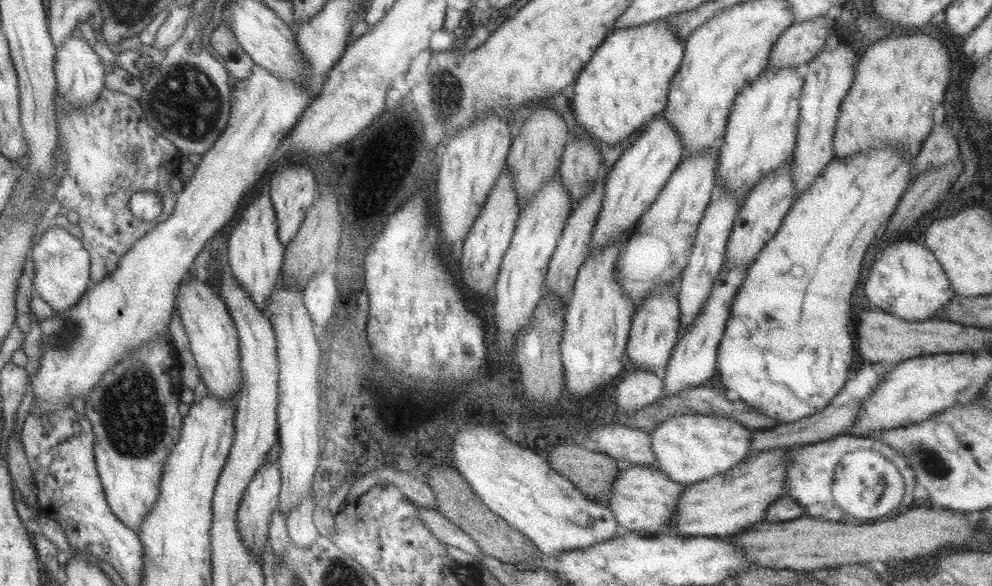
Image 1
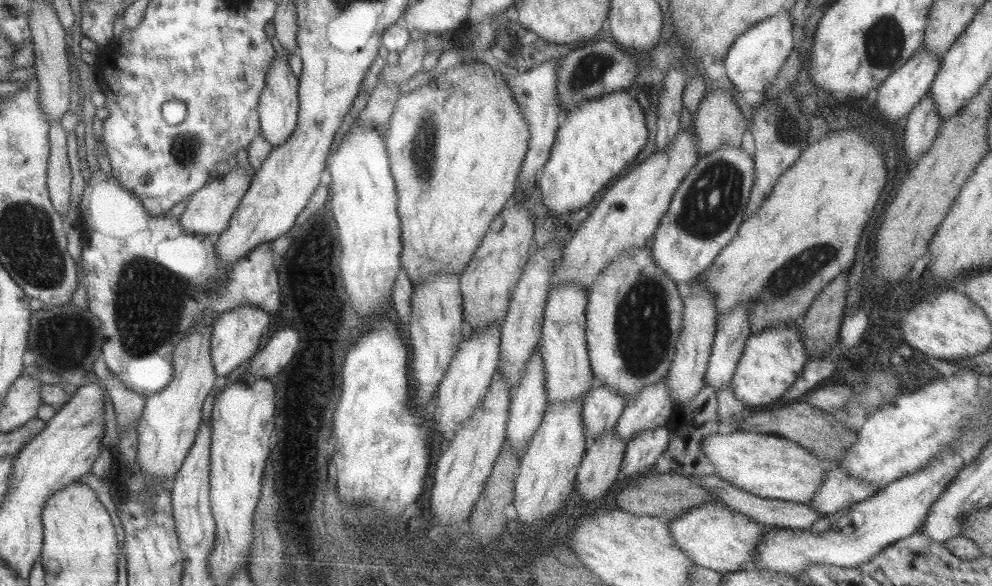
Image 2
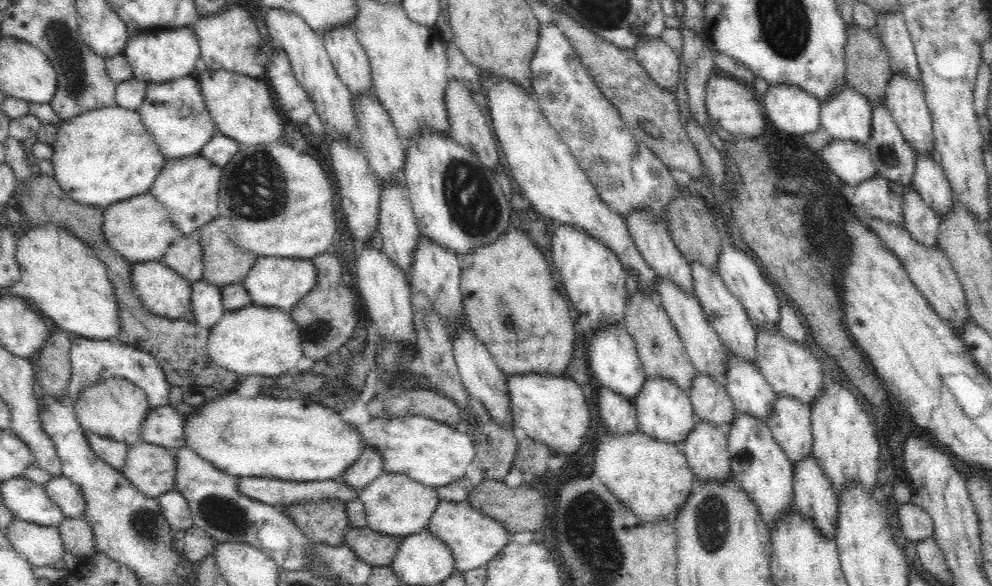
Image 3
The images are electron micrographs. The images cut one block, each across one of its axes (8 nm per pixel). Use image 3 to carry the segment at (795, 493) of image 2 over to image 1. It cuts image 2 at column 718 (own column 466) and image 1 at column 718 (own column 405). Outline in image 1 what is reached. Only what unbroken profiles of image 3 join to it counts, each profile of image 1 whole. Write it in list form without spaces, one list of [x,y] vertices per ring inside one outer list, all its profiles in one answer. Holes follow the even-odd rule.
[[[691,413],[669,417],[648,433],[655,467],[669,480],[686,485],[724,473],[741,462],[749,454],[753,430],[717,414],[705,416]]]

